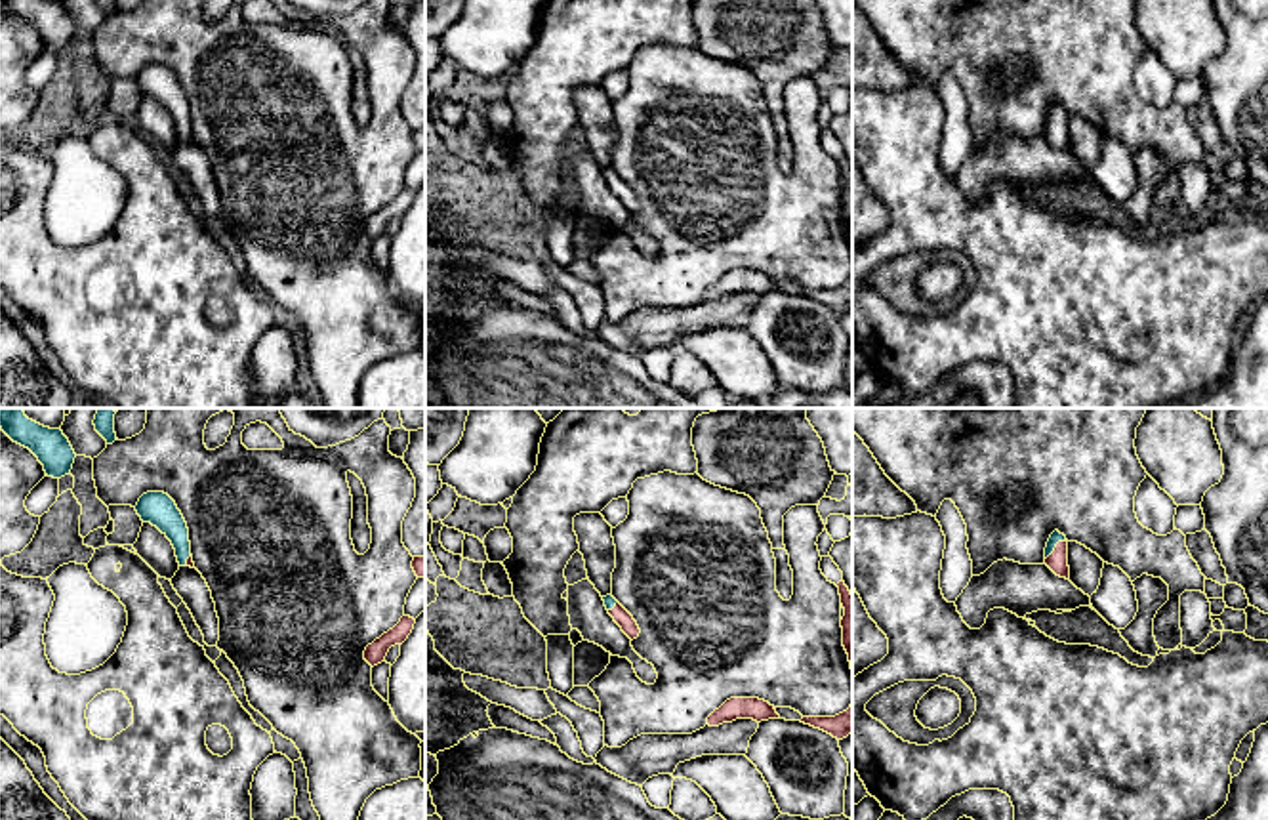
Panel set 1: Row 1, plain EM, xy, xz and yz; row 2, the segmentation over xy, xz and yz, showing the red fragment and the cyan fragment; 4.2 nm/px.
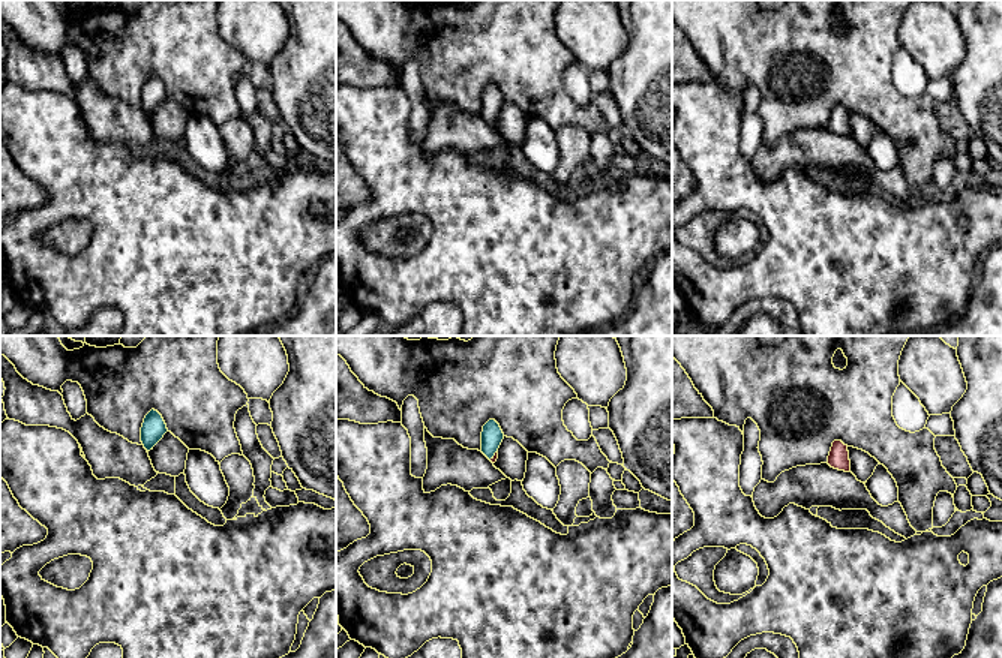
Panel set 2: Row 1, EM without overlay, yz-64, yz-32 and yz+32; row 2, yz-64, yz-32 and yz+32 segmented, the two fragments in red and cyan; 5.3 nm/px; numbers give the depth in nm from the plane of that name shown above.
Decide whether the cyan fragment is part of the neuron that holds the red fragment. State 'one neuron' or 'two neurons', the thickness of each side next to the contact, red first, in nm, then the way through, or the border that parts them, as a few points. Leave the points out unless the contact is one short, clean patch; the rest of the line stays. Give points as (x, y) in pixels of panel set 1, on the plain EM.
one neuron; 90 nm thick on the red side, 50 nm on the other; runs through yz (1057, 134), (1055, 121), (1055, 109)

